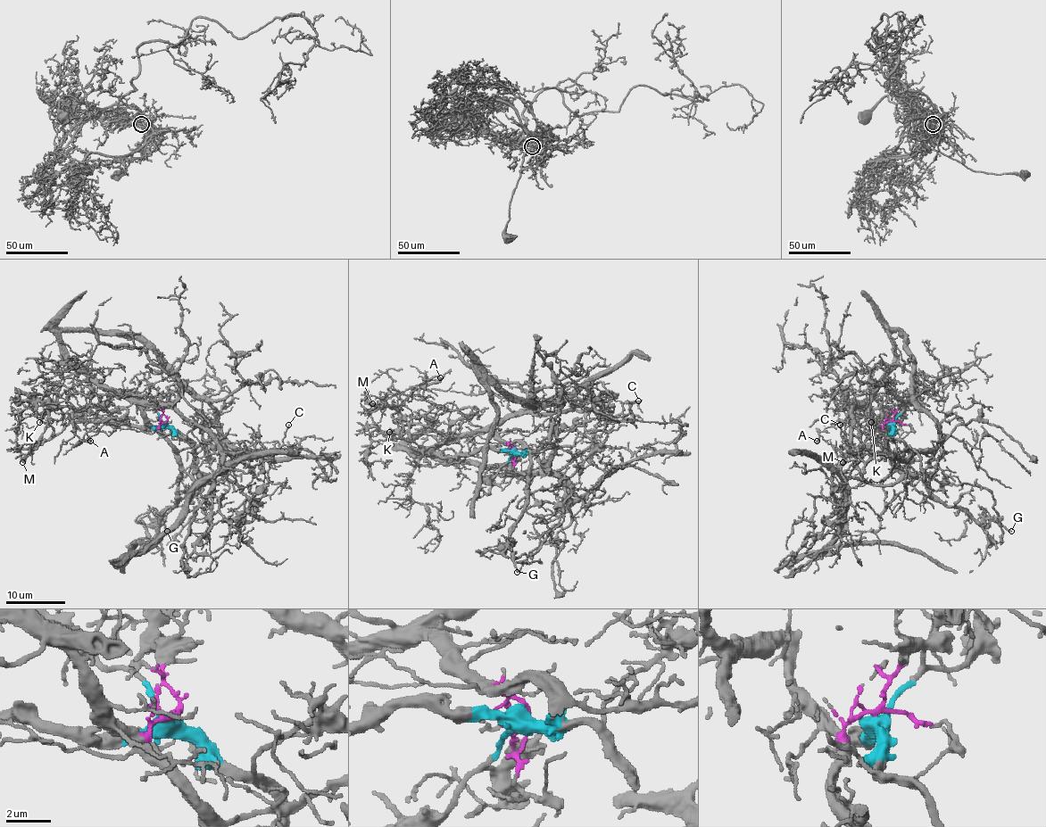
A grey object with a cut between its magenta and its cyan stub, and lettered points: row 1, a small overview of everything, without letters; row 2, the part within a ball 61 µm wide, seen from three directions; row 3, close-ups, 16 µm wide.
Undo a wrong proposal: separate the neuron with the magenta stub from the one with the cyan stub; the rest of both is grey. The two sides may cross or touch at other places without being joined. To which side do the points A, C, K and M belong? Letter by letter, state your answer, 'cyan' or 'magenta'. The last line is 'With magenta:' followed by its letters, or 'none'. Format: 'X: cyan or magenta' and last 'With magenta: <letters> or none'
A: magenta
C: magenta
K: cyan
M: magenta
With magenta: A, C, M

